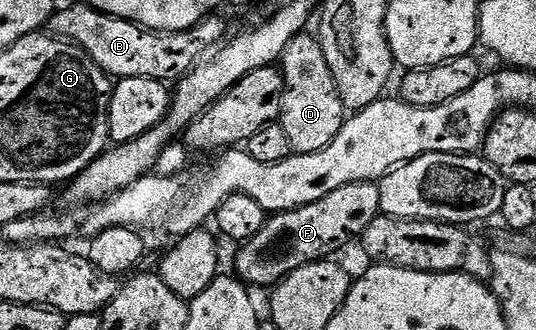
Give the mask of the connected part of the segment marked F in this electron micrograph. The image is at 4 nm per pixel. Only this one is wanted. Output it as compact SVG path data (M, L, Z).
M377 182L344 185L344 189L336 189L336 193L328 193L328 197L312 201L312 205L271 214L264 229L260 229L256 237L237 248L238 256L234 259L237 278L251 288L273 288L296 269L325 260L345 243L353 239L355 242L379 214L380 193Z

